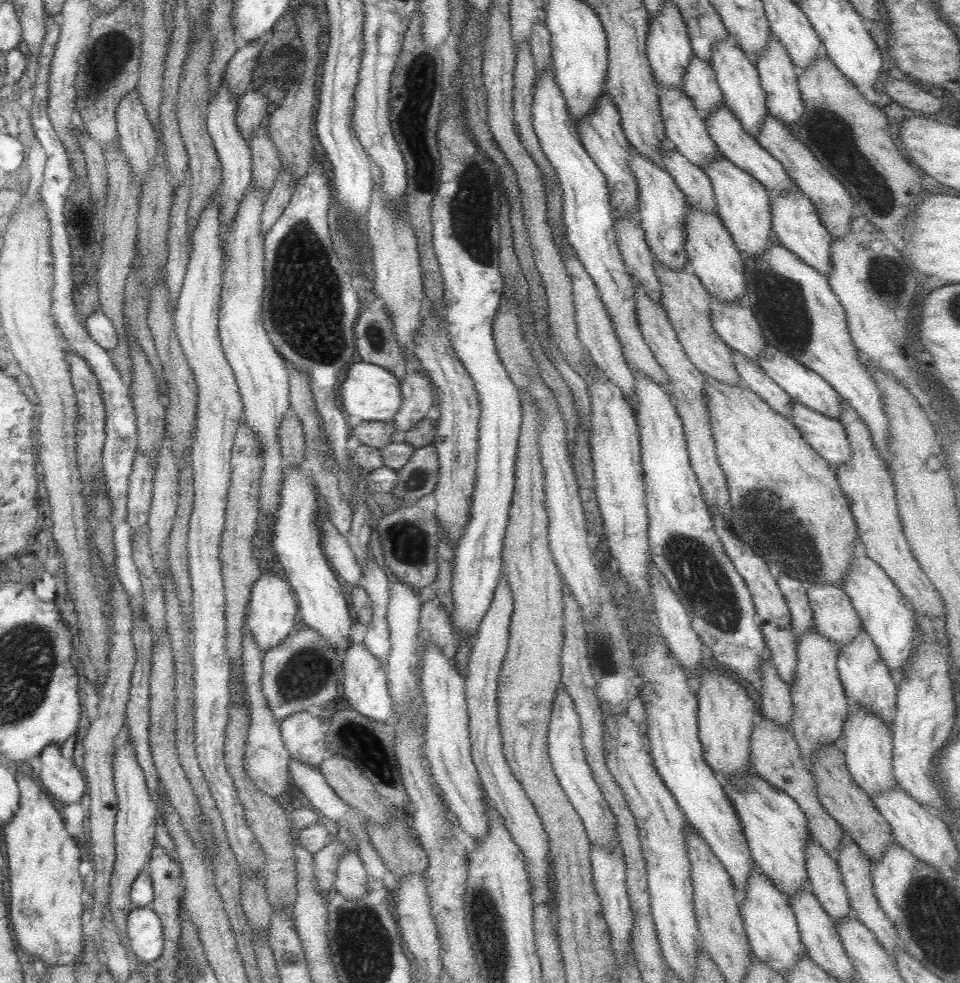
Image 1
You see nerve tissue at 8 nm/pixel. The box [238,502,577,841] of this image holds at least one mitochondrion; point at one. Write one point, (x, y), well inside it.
(304, 676)

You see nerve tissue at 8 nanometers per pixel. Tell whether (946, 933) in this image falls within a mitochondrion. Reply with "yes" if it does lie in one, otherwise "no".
yes

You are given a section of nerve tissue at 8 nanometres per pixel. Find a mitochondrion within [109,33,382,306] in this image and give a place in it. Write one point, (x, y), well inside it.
(280, 67)

